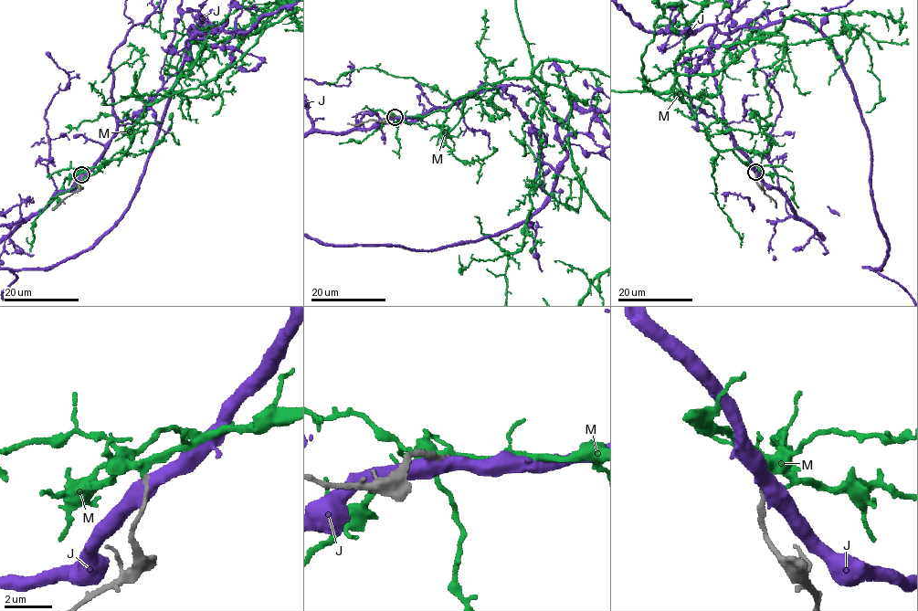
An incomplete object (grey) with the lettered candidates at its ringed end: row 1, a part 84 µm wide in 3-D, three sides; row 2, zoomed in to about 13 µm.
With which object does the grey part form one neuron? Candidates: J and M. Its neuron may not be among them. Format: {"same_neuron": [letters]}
{"same_neuron": ["M"]}

